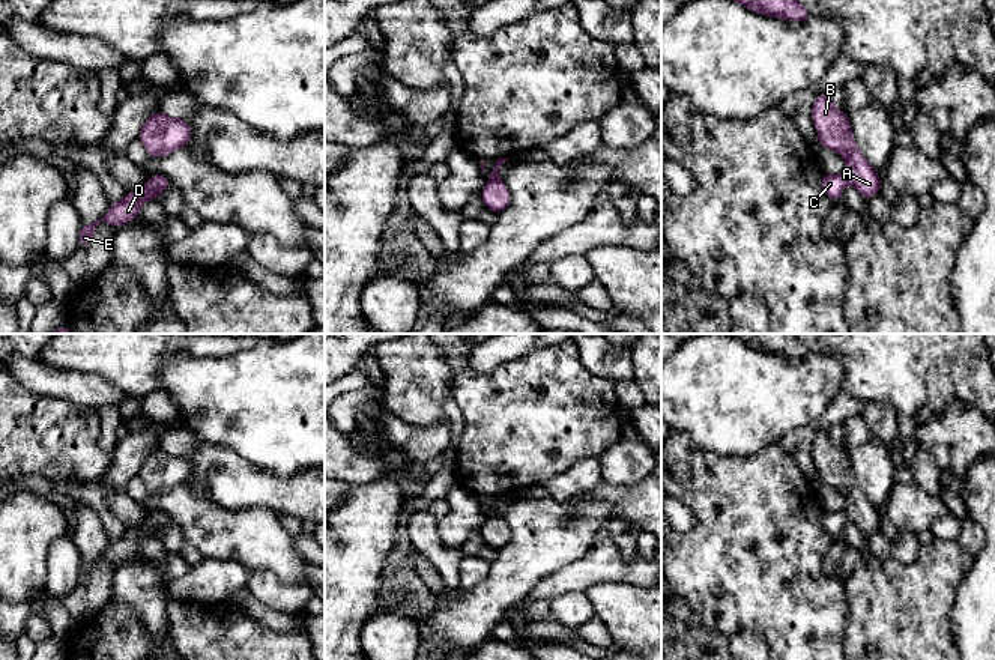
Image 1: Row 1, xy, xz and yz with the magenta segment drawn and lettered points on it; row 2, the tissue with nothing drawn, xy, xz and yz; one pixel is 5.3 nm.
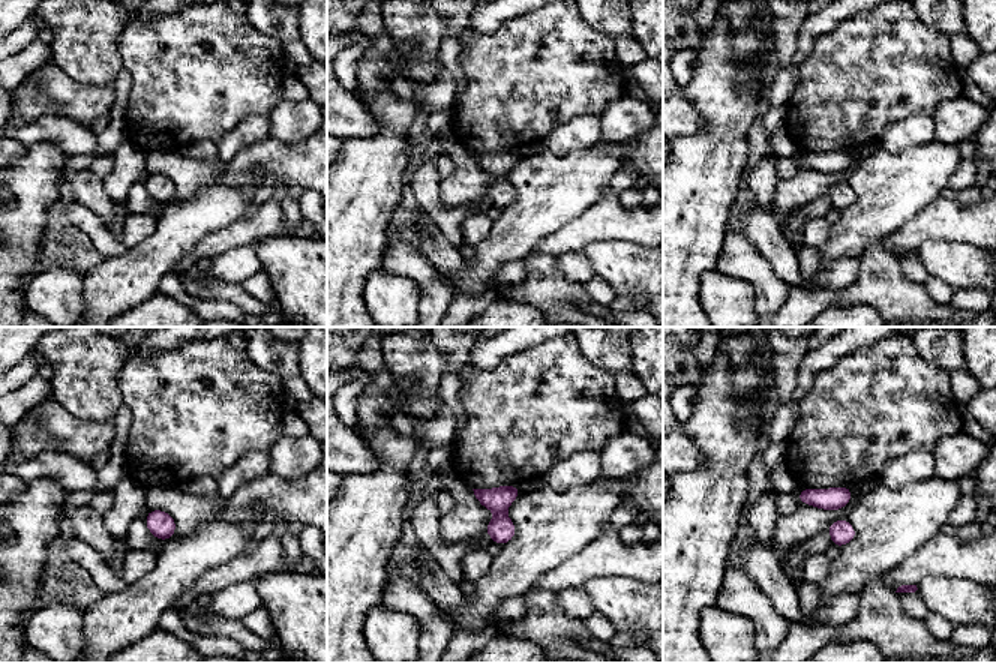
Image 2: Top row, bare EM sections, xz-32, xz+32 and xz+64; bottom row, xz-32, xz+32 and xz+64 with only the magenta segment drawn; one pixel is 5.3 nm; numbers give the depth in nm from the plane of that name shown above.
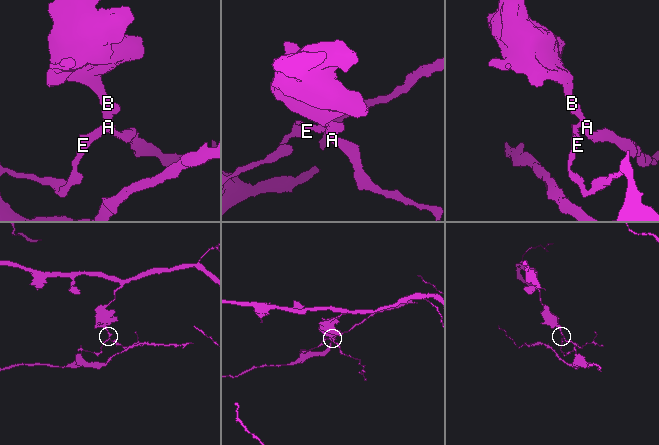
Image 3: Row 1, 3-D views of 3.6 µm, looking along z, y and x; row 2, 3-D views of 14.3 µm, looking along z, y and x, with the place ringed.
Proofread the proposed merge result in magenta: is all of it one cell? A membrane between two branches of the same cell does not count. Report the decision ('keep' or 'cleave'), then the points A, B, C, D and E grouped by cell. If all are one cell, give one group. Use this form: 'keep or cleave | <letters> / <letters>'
cleave | A B / C D E

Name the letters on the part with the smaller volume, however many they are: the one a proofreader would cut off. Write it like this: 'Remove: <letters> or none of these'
Remove: C, D, E

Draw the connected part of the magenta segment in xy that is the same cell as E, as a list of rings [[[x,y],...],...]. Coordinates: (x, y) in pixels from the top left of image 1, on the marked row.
[[[150,174],[149,180],[141,189],[126,191],[126,195],[120,201],[111,203],[110,209],[101,219],[95,221],[93,224],[81,224],[78,247],[86,247],[90,244],[101,221],[107,221],[113,227],[122,227],[131,223],[140,215],[141,203],[156,200],[156,197],[168,186],[171,186],[171,183],[165,176]]]

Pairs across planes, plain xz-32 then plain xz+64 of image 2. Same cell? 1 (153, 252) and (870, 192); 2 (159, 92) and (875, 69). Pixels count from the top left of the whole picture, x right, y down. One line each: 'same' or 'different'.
1: same
2: same

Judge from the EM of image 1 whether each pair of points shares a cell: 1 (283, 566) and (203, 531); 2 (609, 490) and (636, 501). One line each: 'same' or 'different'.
1: same
2: same

